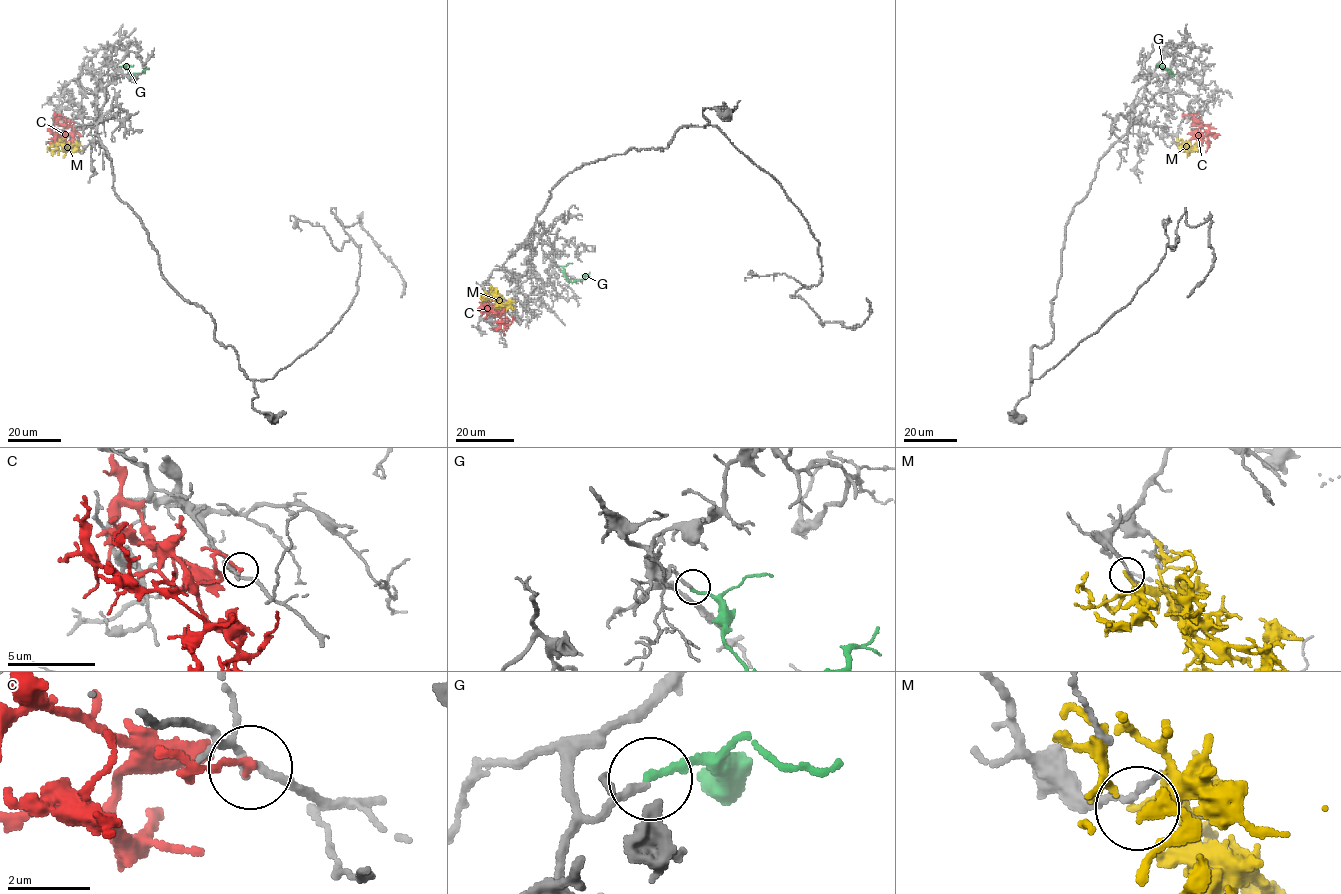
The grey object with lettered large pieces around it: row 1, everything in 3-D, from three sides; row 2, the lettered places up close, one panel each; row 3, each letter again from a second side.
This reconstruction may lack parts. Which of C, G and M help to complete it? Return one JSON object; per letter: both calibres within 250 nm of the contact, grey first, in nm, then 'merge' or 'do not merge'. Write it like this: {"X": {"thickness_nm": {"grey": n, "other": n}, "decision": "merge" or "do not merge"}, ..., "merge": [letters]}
{"C": {"thickness_nm": {"grey": 140, "other": 170}, "decision": "do not merge"}, "G": {"thickness_nm": {"grey": 190, "other": 180}, "decision": "merge"}, "M": {"thickness_nm": {"grey": 190, "other": 200}, "decision": "do not merge"}, "merge": ["G"]}

